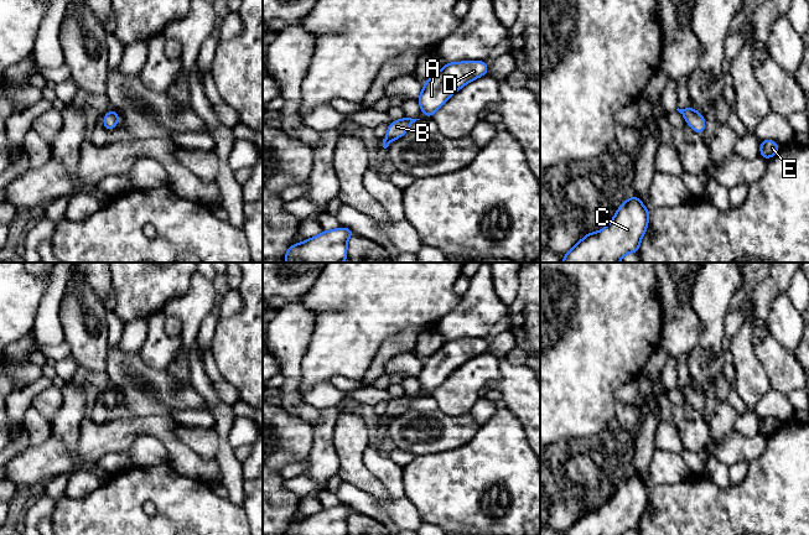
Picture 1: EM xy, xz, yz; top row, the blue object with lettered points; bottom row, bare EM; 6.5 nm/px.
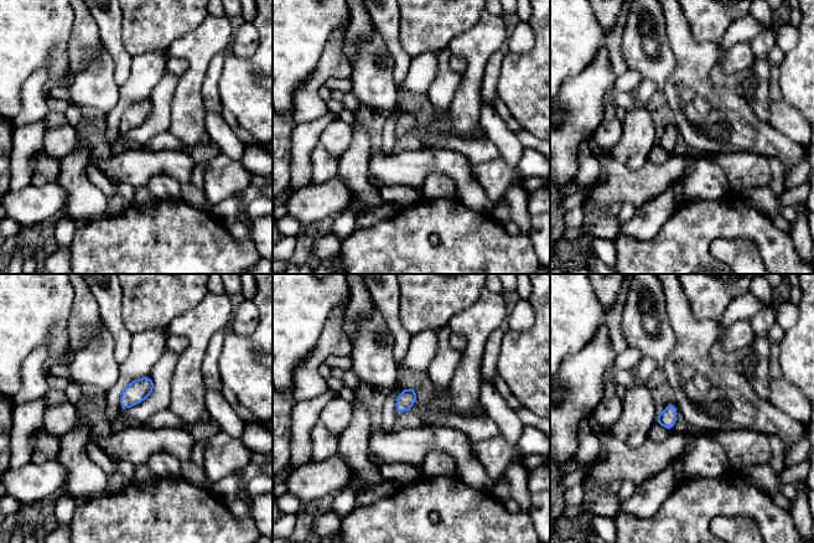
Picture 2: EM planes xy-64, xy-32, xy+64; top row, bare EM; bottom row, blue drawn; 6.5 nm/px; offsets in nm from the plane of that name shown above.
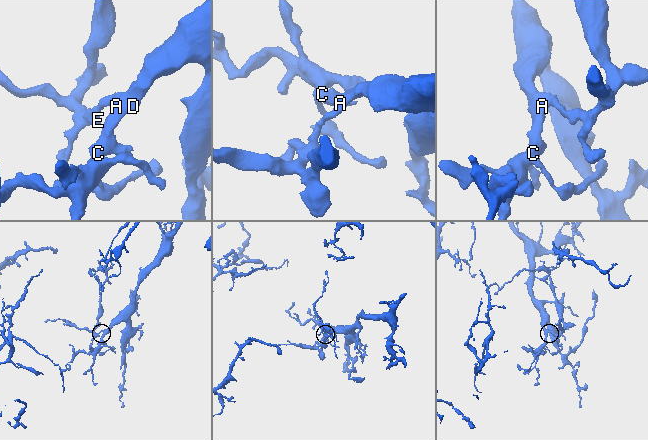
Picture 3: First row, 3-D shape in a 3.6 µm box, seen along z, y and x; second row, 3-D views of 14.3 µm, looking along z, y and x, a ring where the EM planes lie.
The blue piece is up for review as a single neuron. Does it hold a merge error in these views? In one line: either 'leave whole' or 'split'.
leave whole

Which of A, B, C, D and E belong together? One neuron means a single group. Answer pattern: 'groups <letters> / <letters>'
groups A B C D E

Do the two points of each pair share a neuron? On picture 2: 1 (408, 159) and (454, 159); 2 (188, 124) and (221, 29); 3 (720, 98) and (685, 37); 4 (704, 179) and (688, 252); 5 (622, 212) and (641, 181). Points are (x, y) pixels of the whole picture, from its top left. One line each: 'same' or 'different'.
1: same
2: same
3: same
4: different
5: different

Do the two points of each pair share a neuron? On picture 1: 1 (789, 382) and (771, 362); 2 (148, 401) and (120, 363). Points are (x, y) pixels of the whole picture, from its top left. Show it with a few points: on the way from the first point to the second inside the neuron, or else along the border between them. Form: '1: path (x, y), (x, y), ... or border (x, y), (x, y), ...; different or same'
1: path (786, 377), (776, 367); same
2: path (145, 391), (128, 373); same

